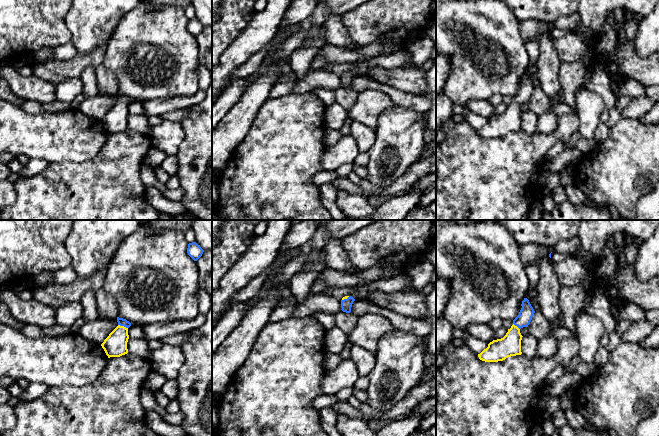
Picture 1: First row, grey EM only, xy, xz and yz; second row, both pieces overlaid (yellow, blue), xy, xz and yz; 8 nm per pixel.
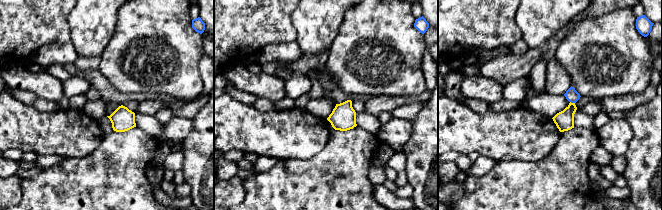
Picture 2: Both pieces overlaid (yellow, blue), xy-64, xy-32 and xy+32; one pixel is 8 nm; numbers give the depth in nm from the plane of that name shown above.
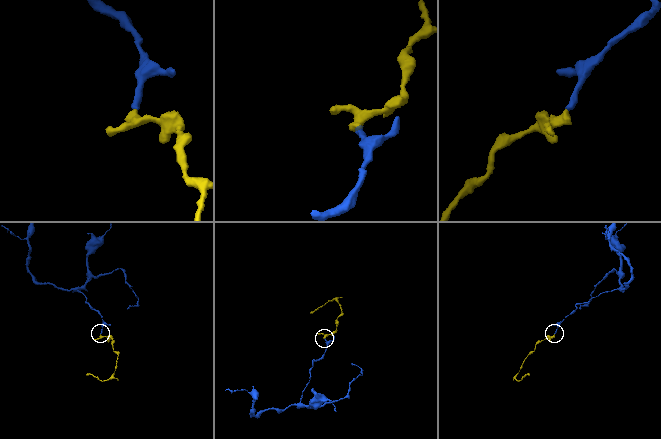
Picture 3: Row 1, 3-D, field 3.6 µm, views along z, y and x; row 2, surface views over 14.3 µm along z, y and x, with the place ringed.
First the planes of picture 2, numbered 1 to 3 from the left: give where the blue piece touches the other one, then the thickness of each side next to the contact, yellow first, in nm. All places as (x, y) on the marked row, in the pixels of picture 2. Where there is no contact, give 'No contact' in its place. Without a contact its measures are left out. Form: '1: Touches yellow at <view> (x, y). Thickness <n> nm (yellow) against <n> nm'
1: No contact
2: No contact
3: Touches yellow at xy+32 (572, 103). Thickness 160 nm (yellow) against 100 nm

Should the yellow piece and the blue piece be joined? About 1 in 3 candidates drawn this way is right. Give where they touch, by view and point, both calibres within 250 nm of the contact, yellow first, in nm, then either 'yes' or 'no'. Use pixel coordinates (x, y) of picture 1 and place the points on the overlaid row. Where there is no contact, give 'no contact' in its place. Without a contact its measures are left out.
xy (123, 326) | 190/60 nm | yes

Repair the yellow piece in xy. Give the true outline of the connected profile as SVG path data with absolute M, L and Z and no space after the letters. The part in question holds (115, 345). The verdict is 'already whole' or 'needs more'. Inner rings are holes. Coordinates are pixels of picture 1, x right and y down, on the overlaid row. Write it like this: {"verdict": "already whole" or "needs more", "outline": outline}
{"verdict": "needs more", "outline": "M117 317L118 326L109 334L101 344L108 358L120 357L128 353L128 328L131 323L126 319Z"}

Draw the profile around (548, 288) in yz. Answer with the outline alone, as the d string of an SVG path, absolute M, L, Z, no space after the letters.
M548 256L539 260L539 282L537 285L540 312L550 322L561 313L559 293L561 286L554 271L554 262Z

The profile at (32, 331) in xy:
M25 324L21 332L30 338L44 337L44 329L35 325Z

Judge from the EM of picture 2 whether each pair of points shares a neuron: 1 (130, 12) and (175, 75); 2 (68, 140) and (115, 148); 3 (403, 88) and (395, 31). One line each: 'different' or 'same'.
1: same
2: different
3: same

